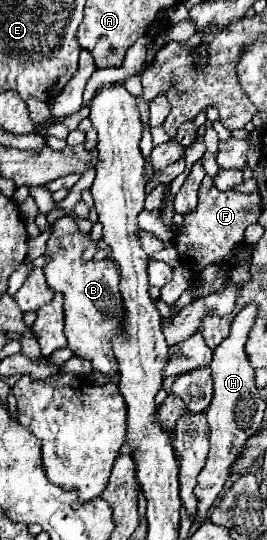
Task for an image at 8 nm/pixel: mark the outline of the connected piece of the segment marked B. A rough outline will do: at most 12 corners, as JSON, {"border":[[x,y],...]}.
{"border":[[73,216],[51,226],[43,272],[63,294],[75,356],[115,374],[123,300],[113,258],[83,260]]}

